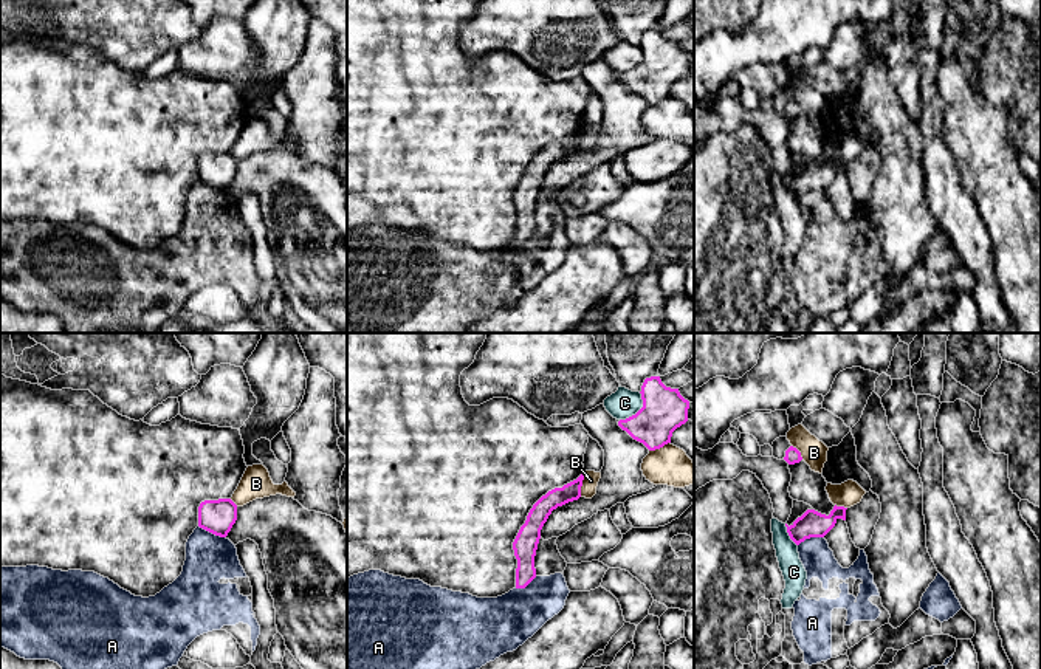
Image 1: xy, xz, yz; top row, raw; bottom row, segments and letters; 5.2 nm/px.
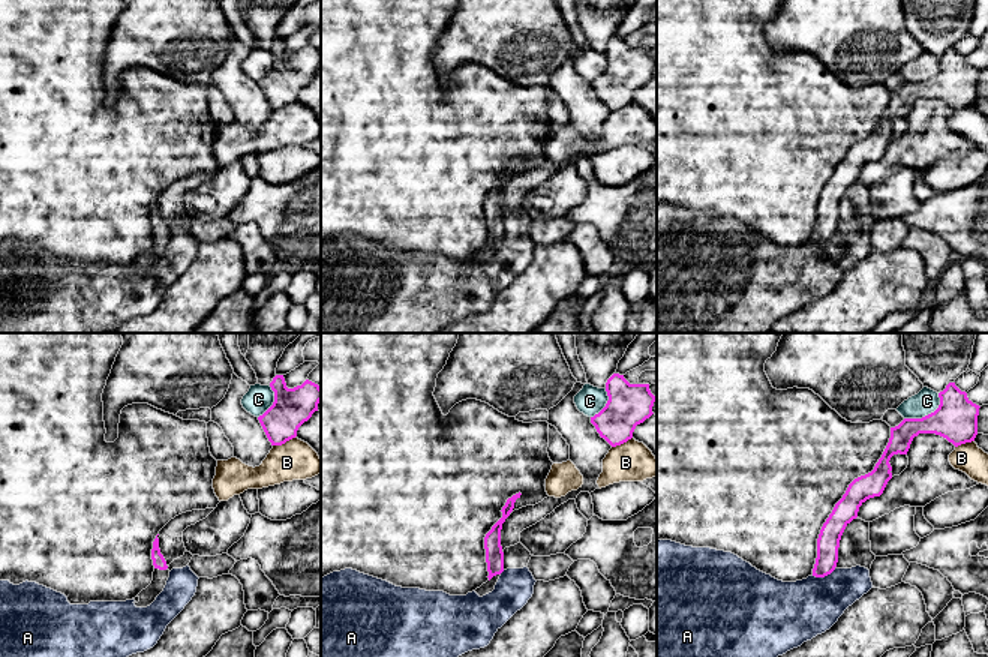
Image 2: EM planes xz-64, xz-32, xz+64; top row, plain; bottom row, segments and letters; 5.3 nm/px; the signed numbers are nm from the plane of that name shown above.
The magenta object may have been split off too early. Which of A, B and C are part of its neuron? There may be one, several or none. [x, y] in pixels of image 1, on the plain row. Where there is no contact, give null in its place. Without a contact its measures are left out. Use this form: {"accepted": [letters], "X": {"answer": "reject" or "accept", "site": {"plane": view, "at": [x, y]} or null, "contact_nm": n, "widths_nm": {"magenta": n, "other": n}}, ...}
{"accepted": [], "A": {"answer": "reject", "site": {"plane": "xy", "at": [213, 186]}, "contact_nm": 160, "widths_nm": {"magenta": 180, "other": 240}}, "B": {"answer": "reject", "site": {"plane": "xz", "at": [581, 138]}, "contact_nm": 120, "widths_nm": {"magenta": 100, "other": 80}}, "C": {"answer": "reject", "site": {"plane": "xz", "at": [639, 64]}, "contact_nm": 190, "widths_nm": {"magenta": 220, "other": 150}}}

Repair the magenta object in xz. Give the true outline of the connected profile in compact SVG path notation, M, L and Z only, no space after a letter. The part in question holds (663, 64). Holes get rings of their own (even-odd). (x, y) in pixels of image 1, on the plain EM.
M660 29L646 31L641 39L643 60L618 79L634 93L655 104L671 96L672 85L688 74L689 54L679 42L666 40Z

